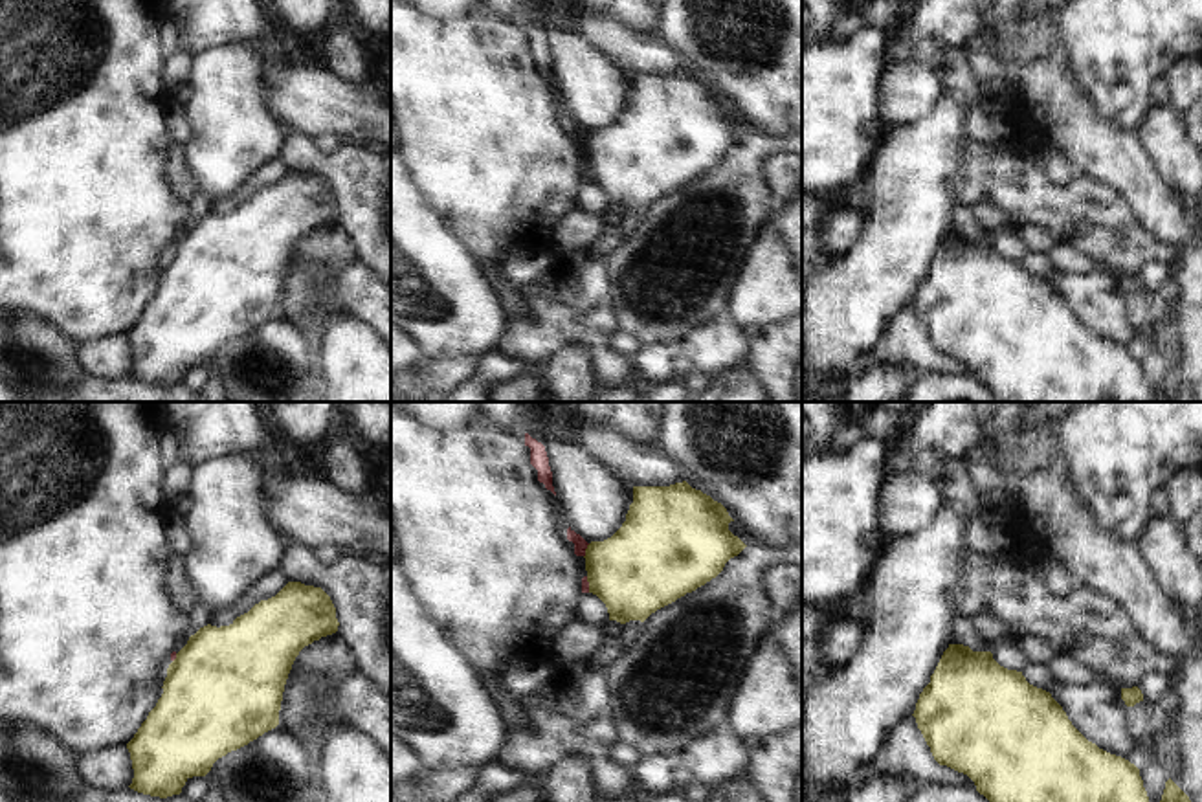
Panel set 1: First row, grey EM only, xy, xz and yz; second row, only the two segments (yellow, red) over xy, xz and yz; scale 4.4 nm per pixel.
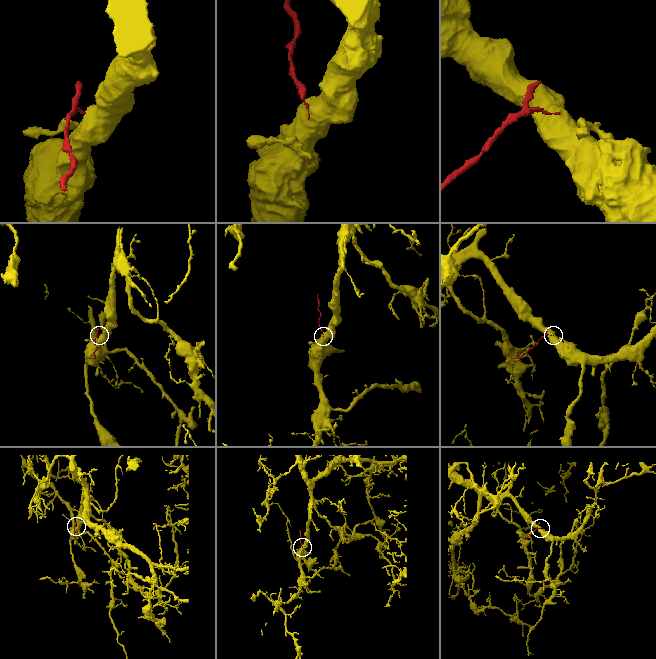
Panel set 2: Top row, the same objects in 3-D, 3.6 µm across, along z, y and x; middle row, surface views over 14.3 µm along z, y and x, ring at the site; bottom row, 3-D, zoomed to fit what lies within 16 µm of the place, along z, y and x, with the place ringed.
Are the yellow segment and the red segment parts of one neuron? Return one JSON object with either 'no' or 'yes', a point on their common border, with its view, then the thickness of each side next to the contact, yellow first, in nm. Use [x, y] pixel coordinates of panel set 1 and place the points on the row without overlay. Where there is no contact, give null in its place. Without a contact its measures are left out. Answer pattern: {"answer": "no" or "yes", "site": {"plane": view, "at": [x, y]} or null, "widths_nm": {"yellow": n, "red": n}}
{"answer": "no", "site": {"plane": "xz", "at": [586, 140]}, "widths_nm": {"yellow": 380, "red": 60}}

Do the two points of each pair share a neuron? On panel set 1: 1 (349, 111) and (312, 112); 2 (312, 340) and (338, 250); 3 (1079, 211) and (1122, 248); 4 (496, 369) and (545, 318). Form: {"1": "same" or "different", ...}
{"1": "same", "2": "same", "3": "same", "4": "different"}

